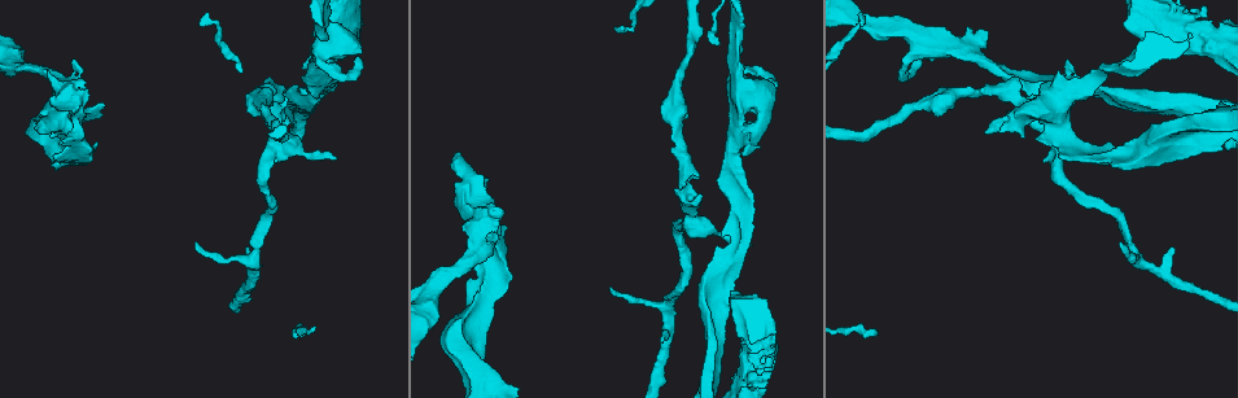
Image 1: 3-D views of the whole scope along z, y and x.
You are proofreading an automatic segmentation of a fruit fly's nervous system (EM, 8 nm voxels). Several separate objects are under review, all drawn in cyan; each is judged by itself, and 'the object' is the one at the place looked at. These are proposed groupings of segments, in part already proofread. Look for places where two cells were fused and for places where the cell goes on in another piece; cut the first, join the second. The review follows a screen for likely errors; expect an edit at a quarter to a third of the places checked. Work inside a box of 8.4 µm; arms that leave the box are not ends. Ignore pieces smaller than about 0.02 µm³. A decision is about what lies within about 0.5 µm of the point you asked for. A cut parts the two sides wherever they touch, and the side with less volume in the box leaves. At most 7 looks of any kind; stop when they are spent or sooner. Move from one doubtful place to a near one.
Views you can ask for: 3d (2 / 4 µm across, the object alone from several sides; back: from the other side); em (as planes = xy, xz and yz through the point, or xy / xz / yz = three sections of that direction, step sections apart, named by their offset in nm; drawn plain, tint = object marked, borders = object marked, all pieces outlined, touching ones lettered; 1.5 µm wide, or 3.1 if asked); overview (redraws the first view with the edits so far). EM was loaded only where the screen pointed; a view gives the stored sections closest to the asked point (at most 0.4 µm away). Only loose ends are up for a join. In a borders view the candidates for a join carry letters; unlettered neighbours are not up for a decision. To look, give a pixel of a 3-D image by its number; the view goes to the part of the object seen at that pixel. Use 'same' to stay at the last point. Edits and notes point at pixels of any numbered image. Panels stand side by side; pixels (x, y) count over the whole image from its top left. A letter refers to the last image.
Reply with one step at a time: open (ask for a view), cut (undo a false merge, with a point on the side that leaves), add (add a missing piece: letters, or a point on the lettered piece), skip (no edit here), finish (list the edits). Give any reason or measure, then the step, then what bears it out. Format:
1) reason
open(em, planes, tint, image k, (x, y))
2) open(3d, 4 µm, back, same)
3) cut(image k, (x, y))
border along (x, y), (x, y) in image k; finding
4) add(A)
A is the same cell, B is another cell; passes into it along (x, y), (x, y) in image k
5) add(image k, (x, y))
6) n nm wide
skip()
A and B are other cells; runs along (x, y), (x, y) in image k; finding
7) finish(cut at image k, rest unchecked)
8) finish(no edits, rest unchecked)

narrows sharply
open(em, planes, borders, image 1, (969, 94))

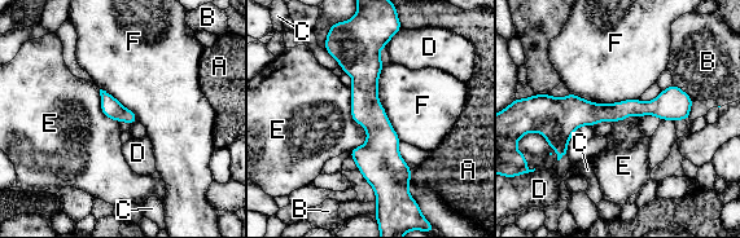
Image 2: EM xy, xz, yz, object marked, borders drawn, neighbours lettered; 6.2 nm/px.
skip()
A, B, C, D, E and F are other cells; one cell here

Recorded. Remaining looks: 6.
branch stops here
open(em, xz, step 4, borders, image 1, (360, 69))

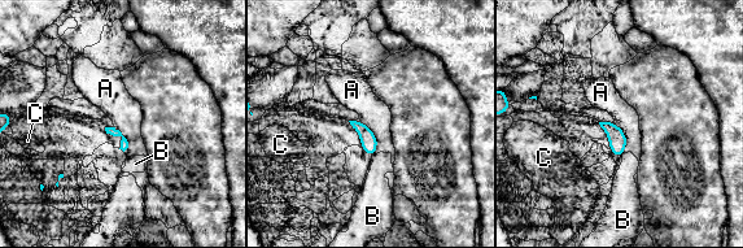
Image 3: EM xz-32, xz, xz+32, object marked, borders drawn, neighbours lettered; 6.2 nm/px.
skip()
A, B and C are other cells; border along (362, 121), (376, 139), (375, 153) in image 3; no lettered piece goes on from it

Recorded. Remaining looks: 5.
closes a loop
open(3d, 2 µm, image 1, (1136, 108))

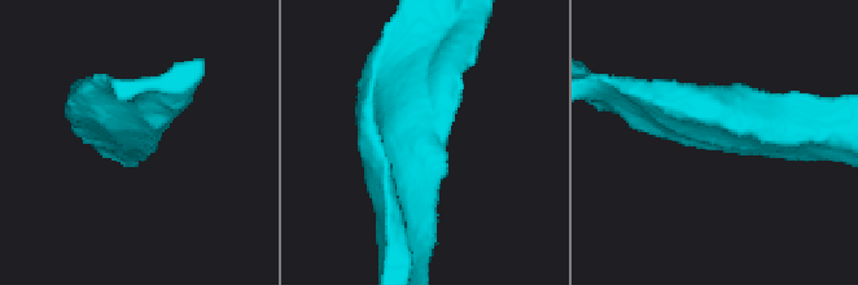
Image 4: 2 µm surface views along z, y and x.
open(em, yz, step 8, plain, image 4, (147, 145))

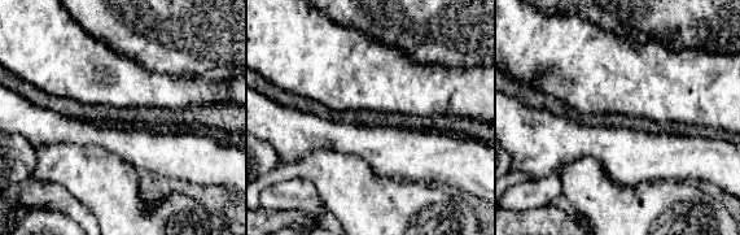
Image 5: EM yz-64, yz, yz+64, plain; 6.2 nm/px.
open(em, yz, step 8, borders, same)

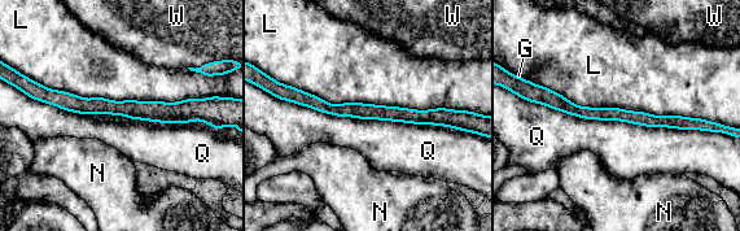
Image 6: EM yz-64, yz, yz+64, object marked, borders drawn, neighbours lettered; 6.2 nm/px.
90 nm wide
skip()
G, L, N, Q and W are other cells; runs along (515, 87), (581, 112), (662, 123) in image 6; one cell here

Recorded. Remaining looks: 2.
finish(no edits, rest unchecked)

